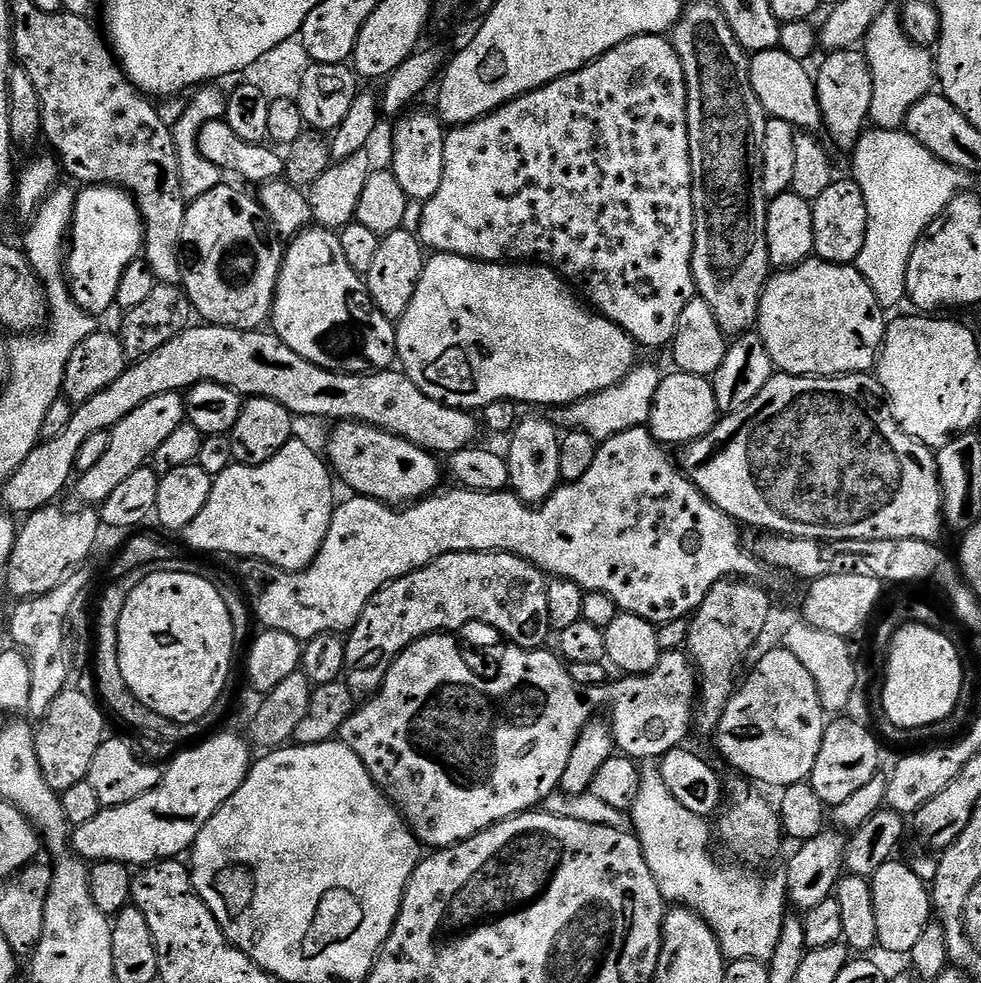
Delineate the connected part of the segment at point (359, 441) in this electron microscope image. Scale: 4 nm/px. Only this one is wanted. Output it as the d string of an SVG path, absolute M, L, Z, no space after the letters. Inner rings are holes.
M346 420L335 425L336 428L328 436L328 452L326 451L326 460L330 465L331 471L335 473L337 477L340 476L344 479L344 484L348 488L353 488L351 491L357 496L369 496L371 500L380 500L383 504L389 506L404 506L409 502L419 502L426 496L431 496L441 487L440 484L440 472L442 476L442 468L436 465L437 457L431 452L427 452L425 448L419 448L414 446L408 440L404 440L400 436L395 436L393 432L384 432L380 428L375 428L372 424L360 424L356 420Z

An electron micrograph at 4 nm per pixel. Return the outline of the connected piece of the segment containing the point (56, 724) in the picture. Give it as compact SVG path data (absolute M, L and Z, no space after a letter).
M65 690L52 700L43 713L44 721L41 722L40 728L38 724L34 732L38 766L42 766L46 782L58 794L70 790L70 786L78 782L87 780L90 762L94 762L98 746L106 739L105 713L101 705L93 697L92 701L84 692L72 691Z

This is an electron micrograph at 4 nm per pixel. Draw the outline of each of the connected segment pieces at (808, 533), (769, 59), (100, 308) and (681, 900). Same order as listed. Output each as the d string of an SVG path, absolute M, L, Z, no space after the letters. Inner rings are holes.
M774 374L762 390L736 412L721 415L715 426L705 436L687 445L688 452L682 459L684 473L702 490L702 494L718 510L722 510L734 522L749 524L752 528L764 528L765 533L784 536L801 536L815 540L881 540L882 538L918 538L939 541L940 531L945 531L944 502L940 490L940 474L936 467L936 456L927 444L921 444L900 429L891 411L882 403L881 397L871 392L866 384L869 377L864 374L846 376L790 376Z
M771 48L753 55L750 60L752 89L758 94L765 113L771 119L785 120L796 130L816 130L821 127L819 98L813 73L808 73L805 61L790 58L781 48Z
M87 185L77 193L70 217L70 239L68 242L68 251L64 262L64 270L66 273L69 288L72 292L72 299L77 305L79 305L81 309L83 309L84 312L87 312L89 315L102 316L102 313L104 313L109 307L112 308L115 305L119 282L127 266L129 266L135 259L137 259L141 255L141 252L143 251L143 242L143 220L140 216L139 210L137 210L135 200L132 198L131 195L129 195L128 192L125 192L124 189L116 188L112 185Z
M648 766L645 768L648 769L643 769L643 771L640 772L640 785L638 786L636 797L630 809L630 824L634 829L636 839L640 841L640 849L646 858L646 866L650 866L650 874L654 874L654 882L658 882L658 890L663 894L665 901L667 901L669 905L688 908L692 912L697 912L697 914L710 926L710 930L716 936L716 941L720 944L720 953L729 961L758 960L767 962L771 960L774 954L774 946L778 946L778 938L782 934L782 922L786 915L786 909L784 909L784 906L786 907L785 901L783 899L781 899L782 901L764 900L764 884L754 873L752 873L755 871L749 870L744 866L736 866L740 868L727 868L726 865L719 864L719 862L712 857L712 848L708 845L710 842L713 843L714 840L713 833L710 831L709 821L698 814L690 813L690 811L686 810L685 806L682 806L682 804L678 802L677 798L674 798L673 794L666 788L666 784L663 782L659 767Z

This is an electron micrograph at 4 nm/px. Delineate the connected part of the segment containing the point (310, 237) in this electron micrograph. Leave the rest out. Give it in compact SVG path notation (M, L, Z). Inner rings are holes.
M309 226L303 232L297 233L290 240L290 243L284 249L284 261L280 267L280 277L276 283L276 296L272 300L272 314L270 317L271 327L282 342L286 342L286 346L290 346L290 350L294 350L294 354L298 354L302 358L306 358L310 362L314 362L318 366L322 366L331 372L354 372L363 374L366 372L378 372L388 370L393 367L396 355L396 330L393 321L382 315L380 309L372 303L372 296L368 293L367 283L362 279L361 273L352 268L350 262L347 261L346 253L342 248L342 242L339 235L331 228L322 228L319 226Z

